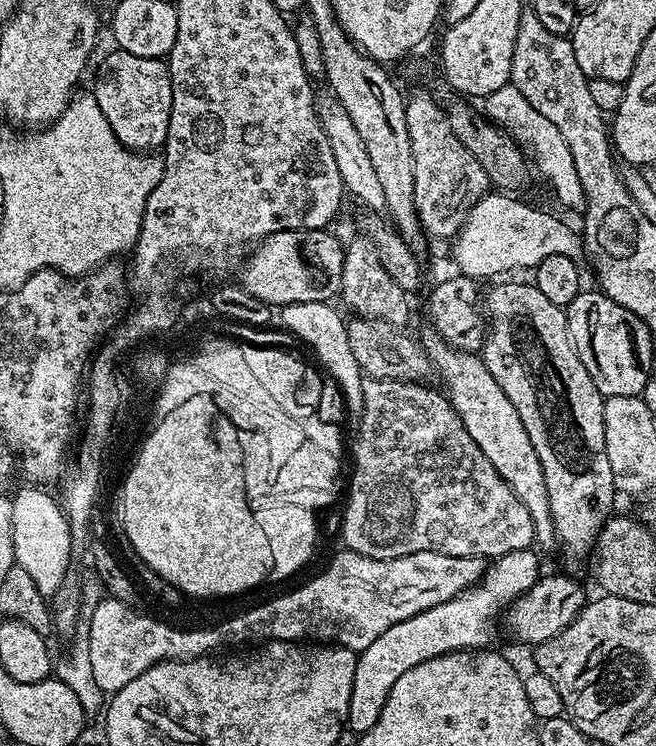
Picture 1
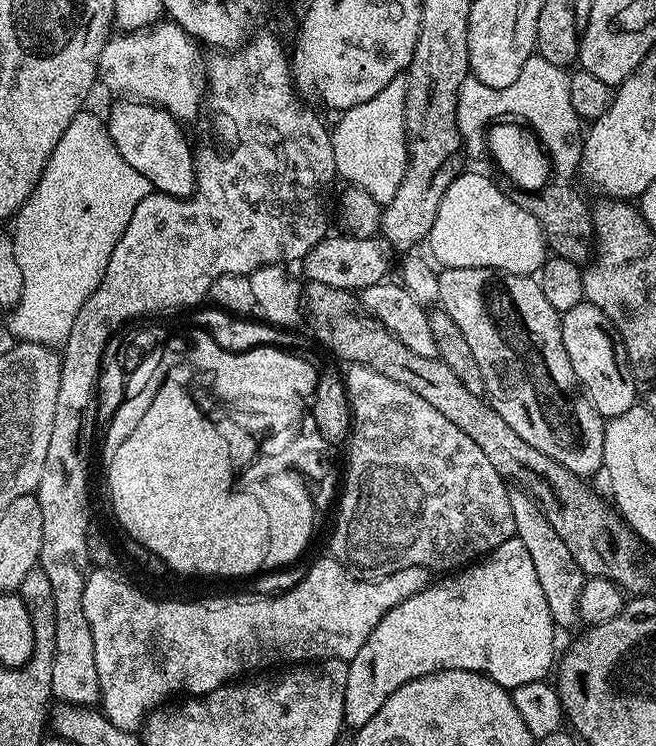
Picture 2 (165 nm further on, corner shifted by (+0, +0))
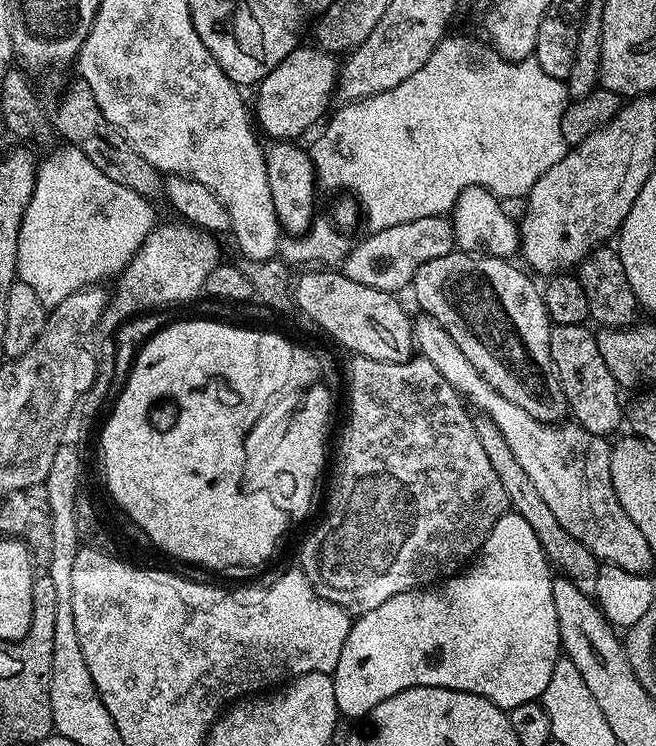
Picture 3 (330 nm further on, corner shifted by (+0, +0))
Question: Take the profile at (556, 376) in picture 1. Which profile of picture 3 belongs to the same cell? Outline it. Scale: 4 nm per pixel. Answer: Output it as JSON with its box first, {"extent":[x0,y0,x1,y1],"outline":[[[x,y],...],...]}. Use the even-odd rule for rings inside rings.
{"extent":[410,250,569,424],"outline":[[[454,250],[442,258],[422,262],[422,266],[418,266],[418,274],[414,274],[410,292],[420,303],[419,311],[425,316],[432,316],[444,327],[446,334],[458,342],[458,350],[470,358],[470,366],[474,366],[474,370],[478,370],[478,374],[482,374],[482,378],[486,378],[486,382],[490,382],[502,398],[514,402],[514,406],[522,406],[526,414],[542,422],[558,424],[569,415],[569,410],[562,382],[550,358],[550,334],[554,325],[548,319],[538,284],[536,288],[531,280],[533,277],[523,267],[515,268],[512,263],[511,259],[502,256]]]}

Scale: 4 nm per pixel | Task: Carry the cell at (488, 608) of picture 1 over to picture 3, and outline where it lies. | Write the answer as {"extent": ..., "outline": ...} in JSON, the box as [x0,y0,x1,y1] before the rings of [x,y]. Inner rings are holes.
{"extent":[330,510,562,718],"outline":[[[511,510],[504,512],[502,518],[498,518],[498,522],[494,522],[486,542],[471,563],[456,575],[449,576],[431,586],[421,586],[412,588],[409,592],[394,594],[394,598],[382,602],[382,606],[369,612],[359,613],[353,619],[352,629],[346,638],[346,646],[342,646],[342,655],[338,657],[338,666],[330,674],[334,682],[334,702],[337,713],[344,718],[353,718],[352,716],[363,718],[370,710],[374,710],[374,706],[378,706],[378,702],[407,688],[462,690],[470,694],[478,694],[482,698],[494,702],[494,706],[505,710],[514,706],[522,706],[522,702],[539,701],[544,695],[546,686],[550,686],[550,674],[554,674],[556,661],[562,656],[560,635],[558,634],[558,614],[554,610],[553,579],[554,572],[549,565],[548,555],[542,550],[538,537],[535,536],[533,528],[526,523],[526,518],[522,518],[522,514]]]}

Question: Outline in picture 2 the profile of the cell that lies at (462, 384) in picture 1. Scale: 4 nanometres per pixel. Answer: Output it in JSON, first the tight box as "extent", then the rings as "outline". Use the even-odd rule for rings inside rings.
{"extent":[508,486,586,629],"outline":[[[512,486],[509,487],[508,497],[510,510],[514,510],[515,539],[520,540],[522,546],[526,546],[527,552],[530,553],[534,571],[538,573],[538,583],[542,586],[542,594],[546,594],[546,606],[550,606],[552,620],[556,623],[557,629],[572,628],[580,620],[578,598],[582,594],[586,579],[582,566],[574,562],[574,554],[570,554],[566,542],[558,538],[558,530],[550,526],[546,514],[530,492],[525,492],[519,486]]]}

